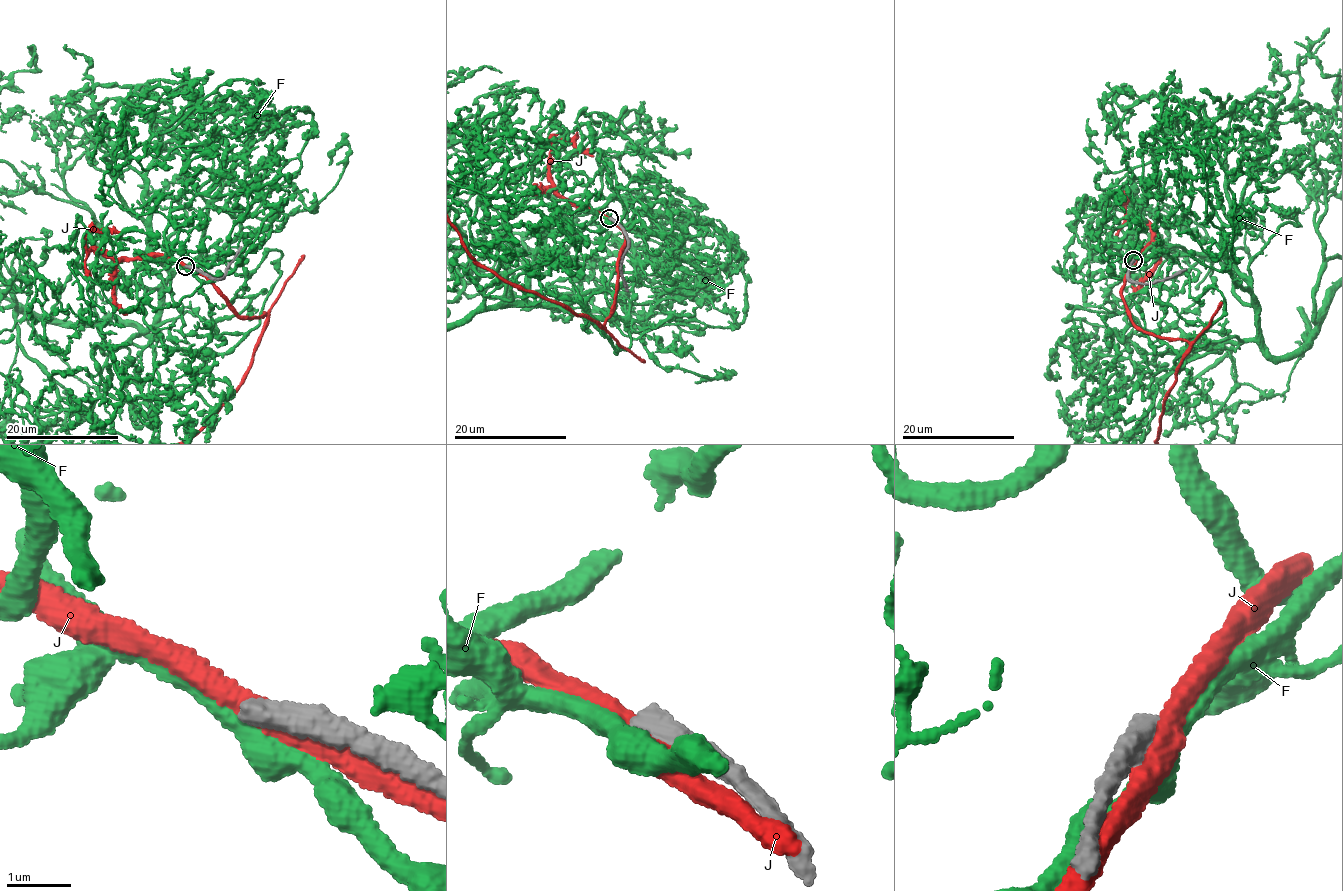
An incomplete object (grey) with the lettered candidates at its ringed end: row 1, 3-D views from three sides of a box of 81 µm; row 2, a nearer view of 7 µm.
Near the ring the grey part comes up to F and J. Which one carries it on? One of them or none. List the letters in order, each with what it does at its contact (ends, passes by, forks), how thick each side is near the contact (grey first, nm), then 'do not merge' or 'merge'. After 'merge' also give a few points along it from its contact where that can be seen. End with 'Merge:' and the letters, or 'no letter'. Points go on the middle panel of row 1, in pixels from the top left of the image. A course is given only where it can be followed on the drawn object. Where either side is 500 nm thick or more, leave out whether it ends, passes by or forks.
F: it passes by | 400/400 nm | do not merge
J: it passes by | 340/380 nm | do not merge
Merge: no letter

